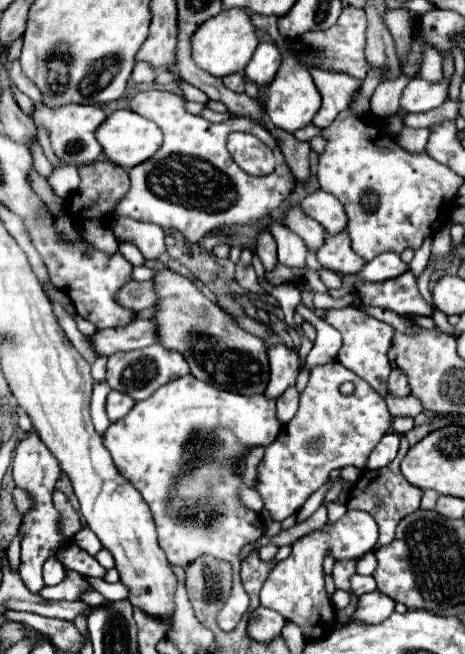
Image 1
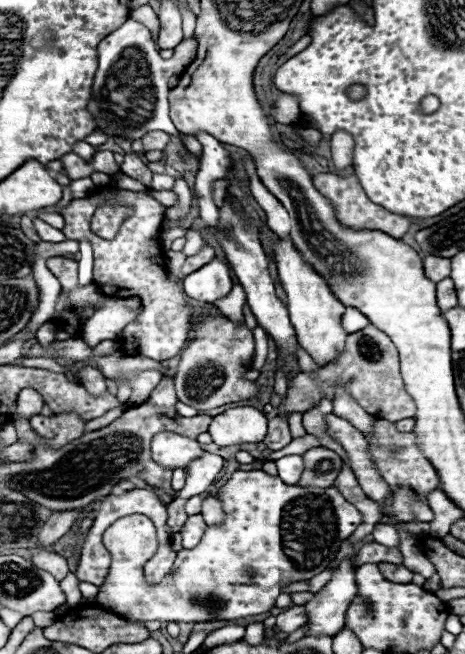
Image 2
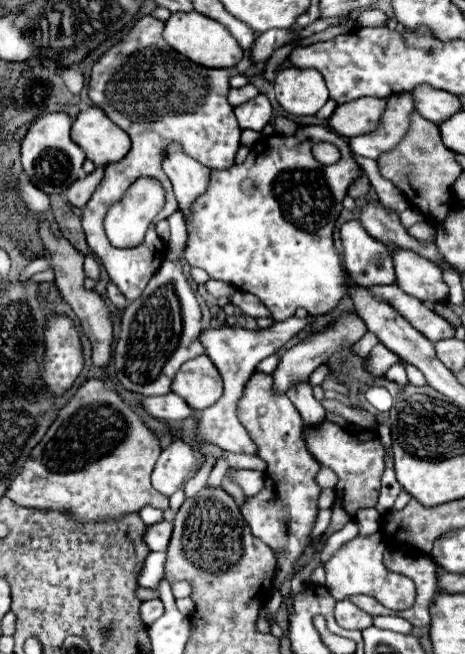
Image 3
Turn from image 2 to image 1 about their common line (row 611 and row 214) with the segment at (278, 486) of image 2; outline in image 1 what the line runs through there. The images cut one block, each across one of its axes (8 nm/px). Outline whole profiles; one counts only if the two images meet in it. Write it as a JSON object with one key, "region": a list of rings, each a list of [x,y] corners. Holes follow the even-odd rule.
{"region":[[[160,90],[138,92],[130,102],[130,110],[156,122],[164,134],[164,142],[152,158],[128,170],[130,190],[116,204],[112,216],[142,220],[142,214],[168,214],[168,226],[174,226],[188,242],[196,244],[208,232],[220,226],[258,224],[290,196],[294,186],[294,180],[290,180],[290,170],[286,168],[284,156],[278,150],[274,136],[268,134],[268,130],[264,130],[260,124],[248,118],[212,124],[202,116],[190,114],[184,108],[182,94]],[[234,130],[254,134],[272,148],[276,158],[276,170],[272,174],[248,176],[238,168],[226,150],[226,134]]]}

